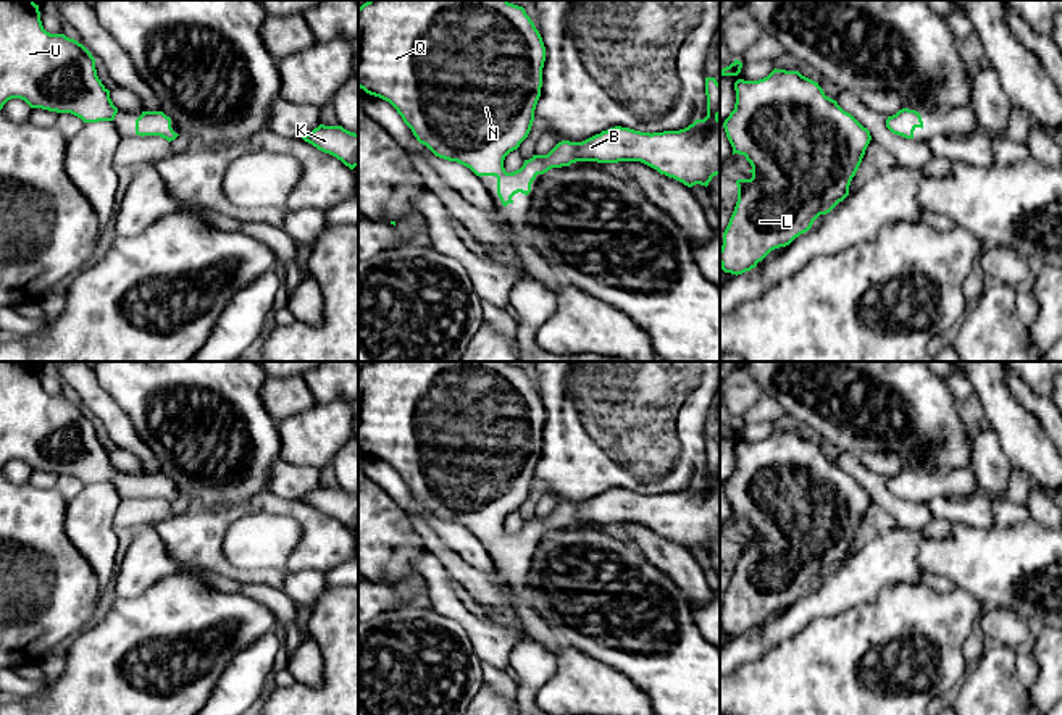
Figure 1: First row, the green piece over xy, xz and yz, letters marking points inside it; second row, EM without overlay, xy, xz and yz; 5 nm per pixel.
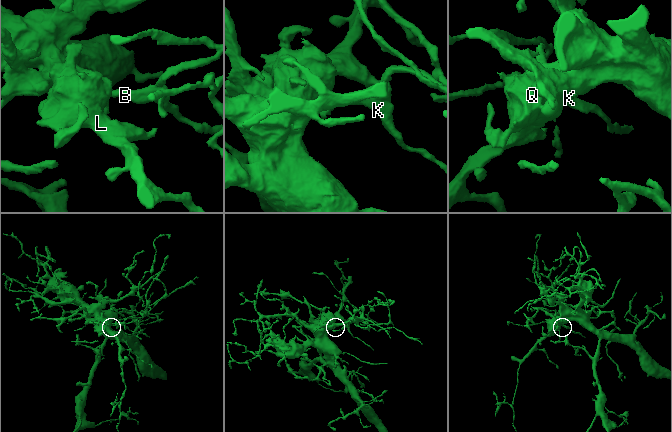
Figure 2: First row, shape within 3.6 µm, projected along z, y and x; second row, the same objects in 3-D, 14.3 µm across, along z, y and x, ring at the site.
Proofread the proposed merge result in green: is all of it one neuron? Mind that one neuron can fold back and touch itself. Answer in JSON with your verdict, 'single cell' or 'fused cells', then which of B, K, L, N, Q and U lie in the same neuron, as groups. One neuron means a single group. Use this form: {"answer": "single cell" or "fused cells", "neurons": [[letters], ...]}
{"answer": "single cell", "neurons": [["B", "K", "L", "N", "Q", "U"]]}

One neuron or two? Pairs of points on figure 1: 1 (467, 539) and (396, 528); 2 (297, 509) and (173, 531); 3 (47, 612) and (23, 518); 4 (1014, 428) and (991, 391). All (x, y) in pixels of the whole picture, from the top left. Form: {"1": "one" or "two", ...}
{"1": "two", "2": "one", "3": "one", "4": "one"}

